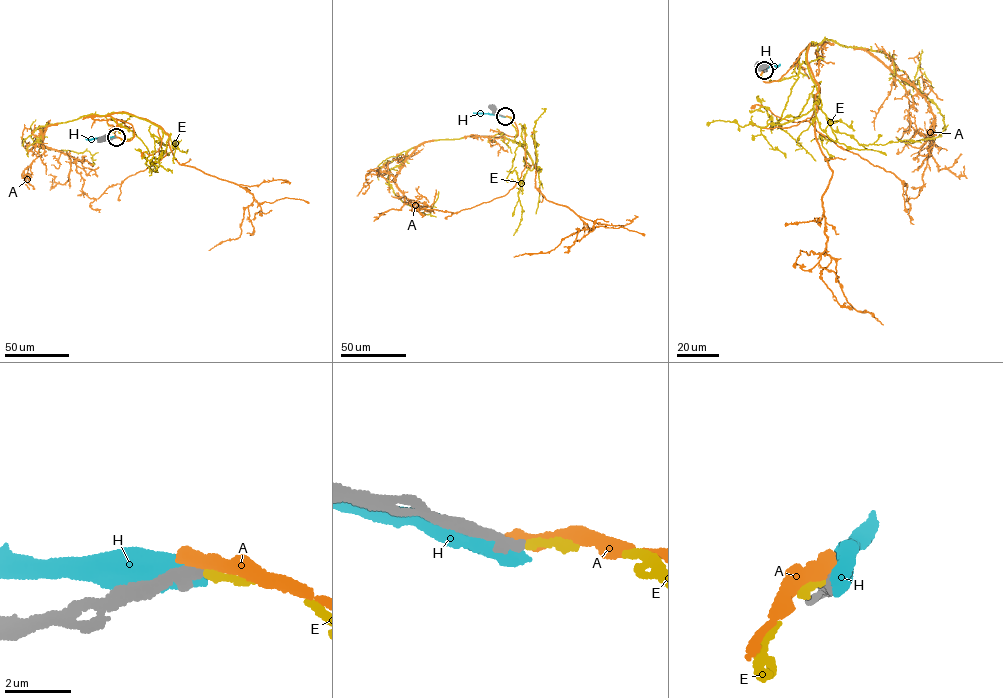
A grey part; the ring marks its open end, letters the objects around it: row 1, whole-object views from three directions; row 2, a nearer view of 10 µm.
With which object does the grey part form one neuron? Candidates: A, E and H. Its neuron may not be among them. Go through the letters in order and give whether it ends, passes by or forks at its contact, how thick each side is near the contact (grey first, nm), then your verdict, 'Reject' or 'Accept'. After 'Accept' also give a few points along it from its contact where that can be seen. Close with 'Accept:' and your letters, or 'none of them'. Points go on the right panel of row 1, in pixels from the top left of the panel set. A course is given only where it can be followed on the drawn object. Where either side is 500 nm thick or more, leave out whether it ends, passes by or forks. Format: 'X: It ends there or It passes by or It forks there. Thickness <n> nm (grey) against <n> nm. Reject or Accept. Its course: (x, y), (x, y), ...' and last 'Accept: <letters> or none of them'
A: It ends there. Thickness 400 nm (grey) against 480 nm. Reject
E: It ends there. Thickness 360 nm (grey) against 240 nm. Accept. Its course: (764, 71), (797, 75), (800, 53), (826, 38), (888, 54), (944, 119), (936, 137), (897, 138)
H: Thickness 500 nm (grey) against 600 nm. Reject
Accept: E

